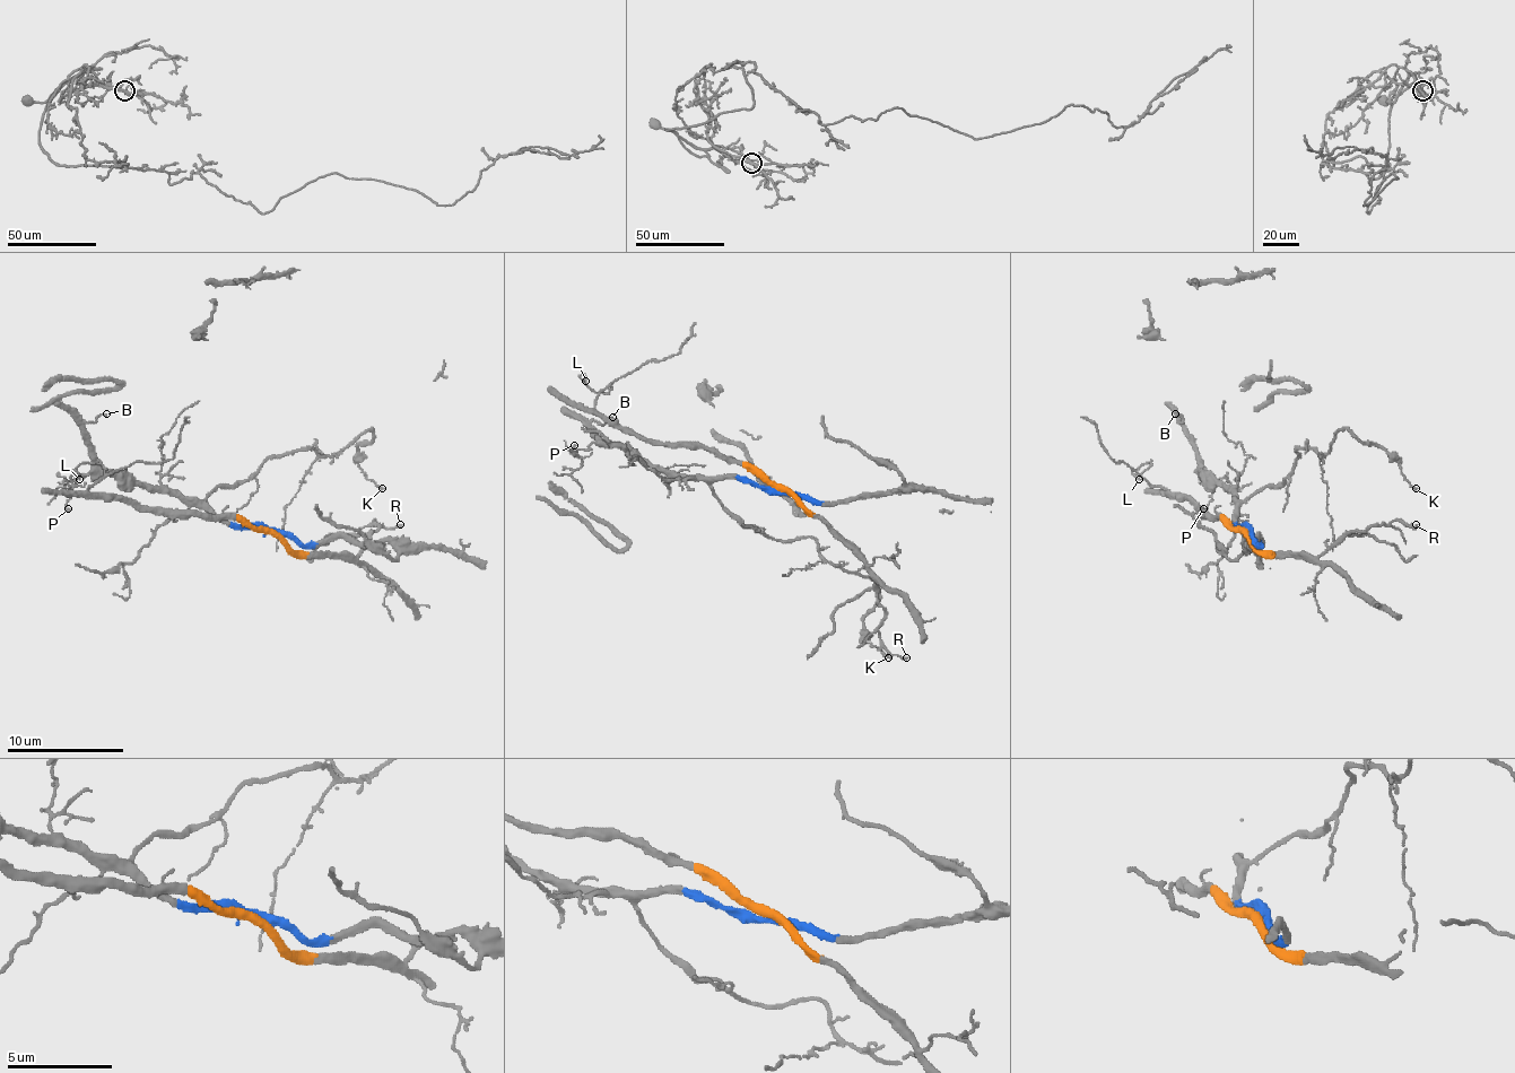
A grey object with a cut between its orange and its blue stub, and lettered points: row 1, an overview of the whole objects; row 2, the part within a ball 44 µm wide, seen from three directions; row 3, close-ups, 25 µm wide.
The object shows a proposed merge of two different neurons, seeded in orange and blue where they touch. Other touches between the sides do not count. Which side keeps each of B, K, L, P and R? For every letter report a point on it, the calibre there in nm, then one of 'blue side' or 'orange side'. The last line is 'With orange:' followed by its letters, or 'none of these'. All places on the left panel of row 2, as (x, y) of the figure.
B: (106, 413) | 110 nm | blue side
K: (382, 488) | 130 nm | blue side
L: (79, 479) | 120 nm | orange side
P: (68, 508) | 120 nm | blue side
R: (400, 524) | 130 nm | orange side
With orange: L, R

